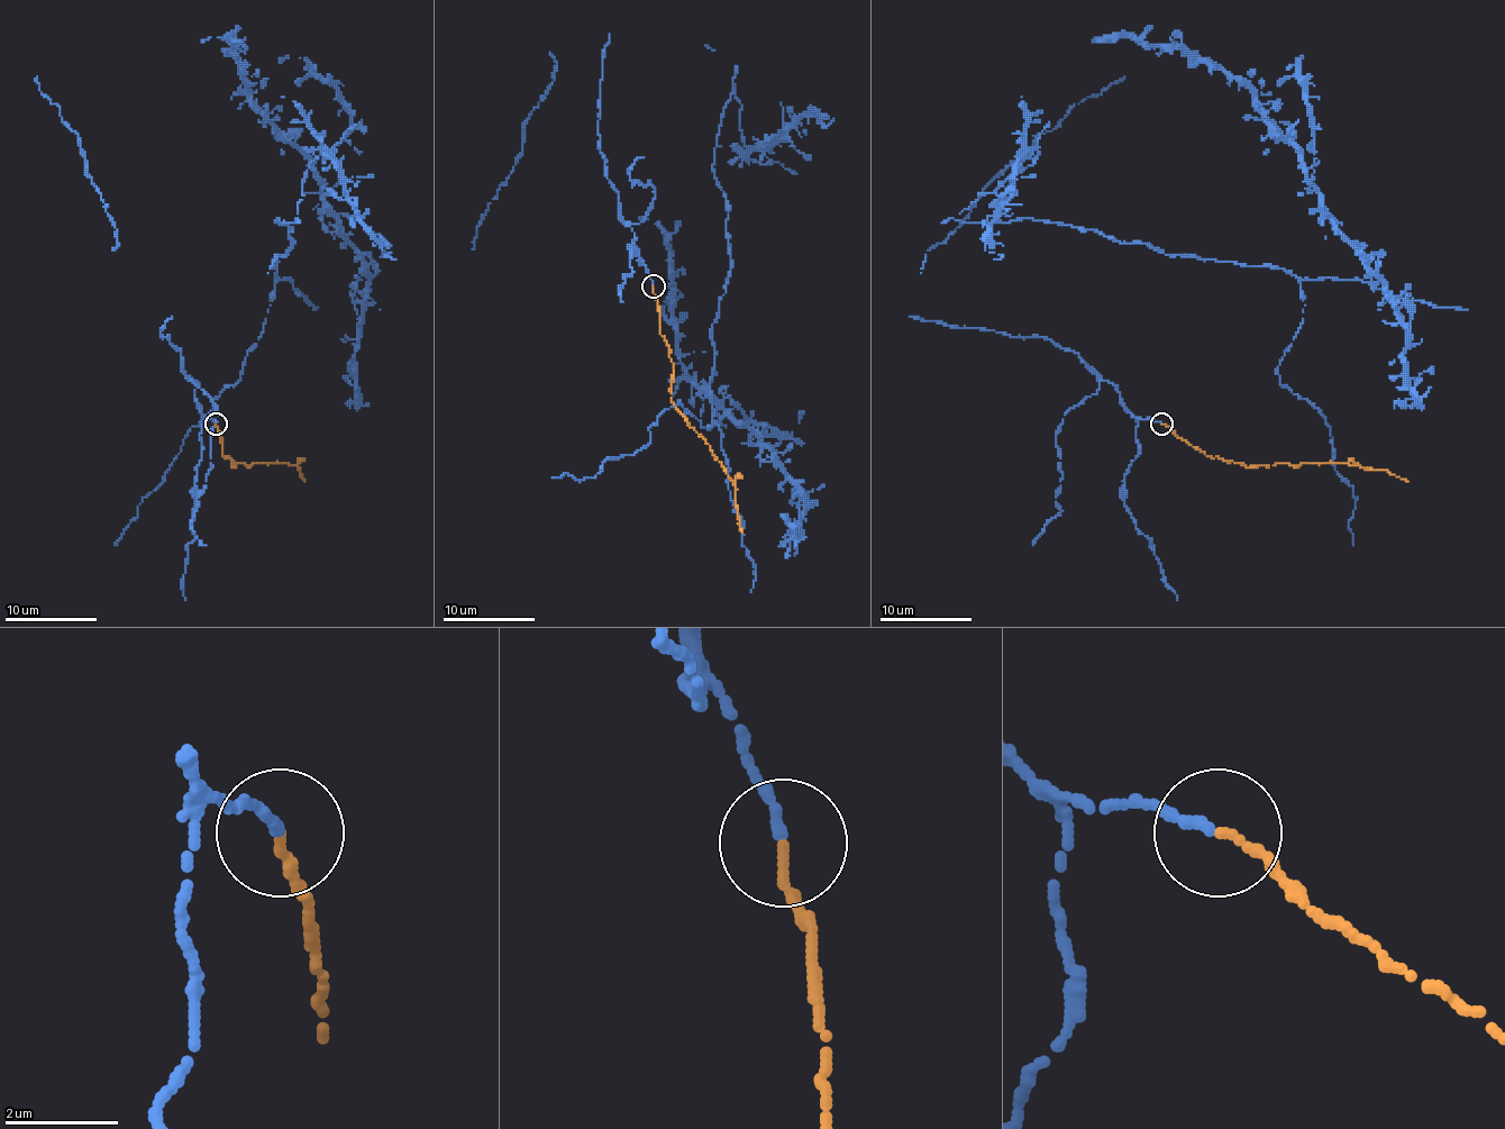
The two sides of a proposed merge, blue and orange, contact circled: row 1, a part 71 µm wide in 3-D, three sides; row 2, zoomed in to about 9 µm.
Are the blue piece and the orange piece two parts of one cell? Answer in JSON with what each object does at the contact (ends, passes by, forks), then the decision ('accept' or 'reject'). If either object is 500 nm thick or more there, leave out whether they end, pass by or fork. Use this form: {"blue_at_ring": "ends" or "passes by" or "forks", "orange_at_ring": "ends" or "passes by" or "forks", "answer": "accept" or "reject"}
{"blue_at_ring": "ends", "orange_at_ring": "ends", "answer": "accept"}

